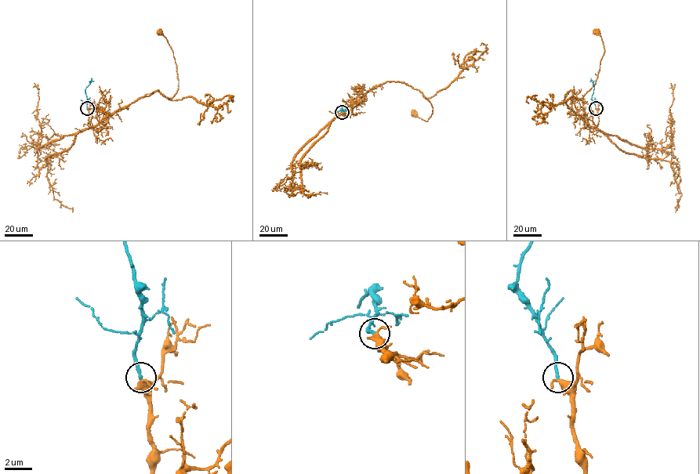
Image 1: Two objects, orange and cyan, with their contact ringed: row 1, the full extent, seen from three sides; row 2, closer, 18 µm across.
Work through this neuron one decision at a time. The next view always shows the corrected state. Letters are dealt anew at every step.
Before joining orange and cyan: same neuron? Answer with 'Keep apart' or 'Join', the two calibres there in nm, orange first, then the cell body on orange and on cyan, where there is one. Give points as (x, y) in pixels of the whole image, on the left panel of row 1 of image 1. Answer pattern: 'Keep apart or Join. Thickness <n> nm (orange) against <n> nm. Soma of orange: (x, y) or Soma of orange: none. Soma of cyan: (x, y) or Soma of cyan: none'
Join. Thickness 360 nm (orange) against 240 nm. Soma of orange: (159, 32). Soma of cyan: none

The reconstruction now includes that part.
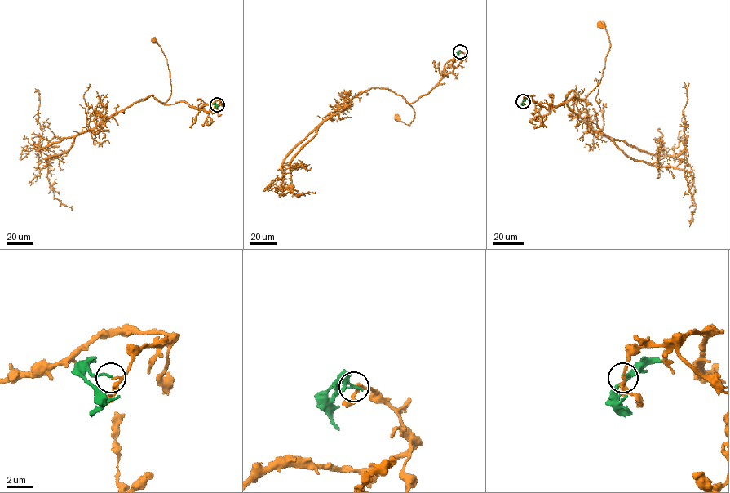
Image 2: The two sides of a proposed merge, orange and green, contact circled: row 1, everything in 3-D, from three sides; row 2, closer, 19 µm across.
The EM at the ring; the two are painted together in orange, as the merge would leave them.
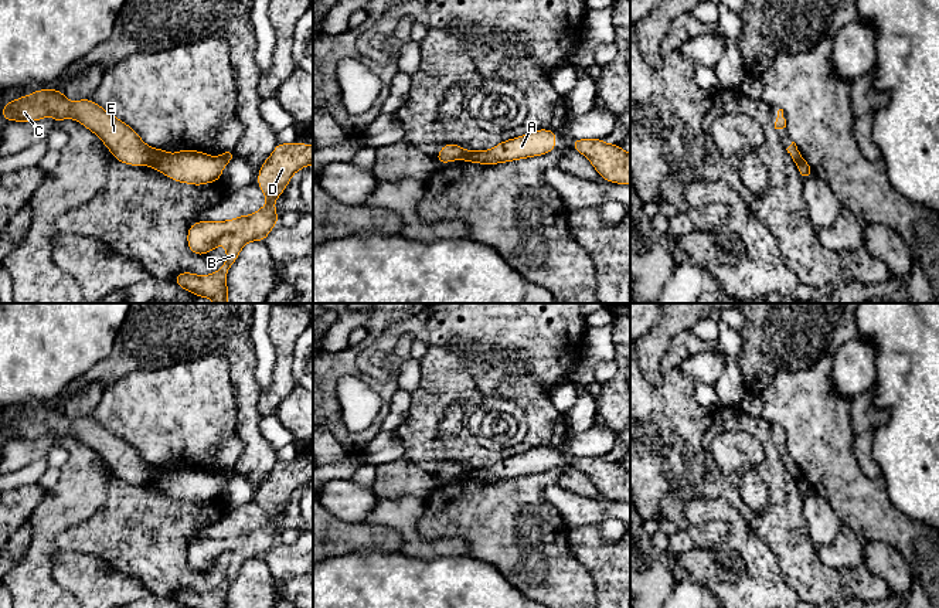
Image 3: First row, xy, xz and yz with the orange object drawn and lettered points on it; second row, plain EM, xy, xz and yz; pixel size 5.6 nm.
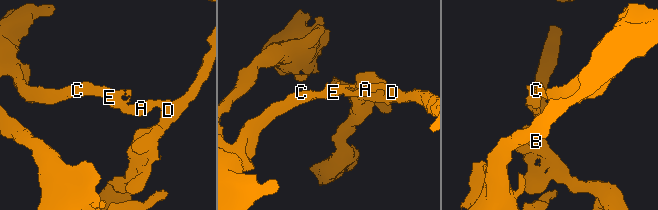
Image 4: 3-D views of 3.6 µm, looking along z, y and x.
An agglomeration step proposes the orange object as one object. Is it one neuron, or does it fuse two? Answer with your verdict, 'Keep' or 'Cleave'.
Cleave

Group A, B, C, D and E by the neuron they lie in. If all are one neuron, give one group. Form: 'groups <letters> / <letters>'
groups A B D / C E

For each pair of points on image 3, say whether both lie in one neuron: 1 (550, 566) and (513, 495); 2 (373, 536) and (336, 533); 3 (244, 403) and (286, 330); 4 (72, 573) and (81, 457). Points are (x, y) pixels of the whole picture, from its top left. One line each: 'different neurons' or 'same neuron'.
1: same neuron
2: same neuron
3: different neurons
4: different neurons

